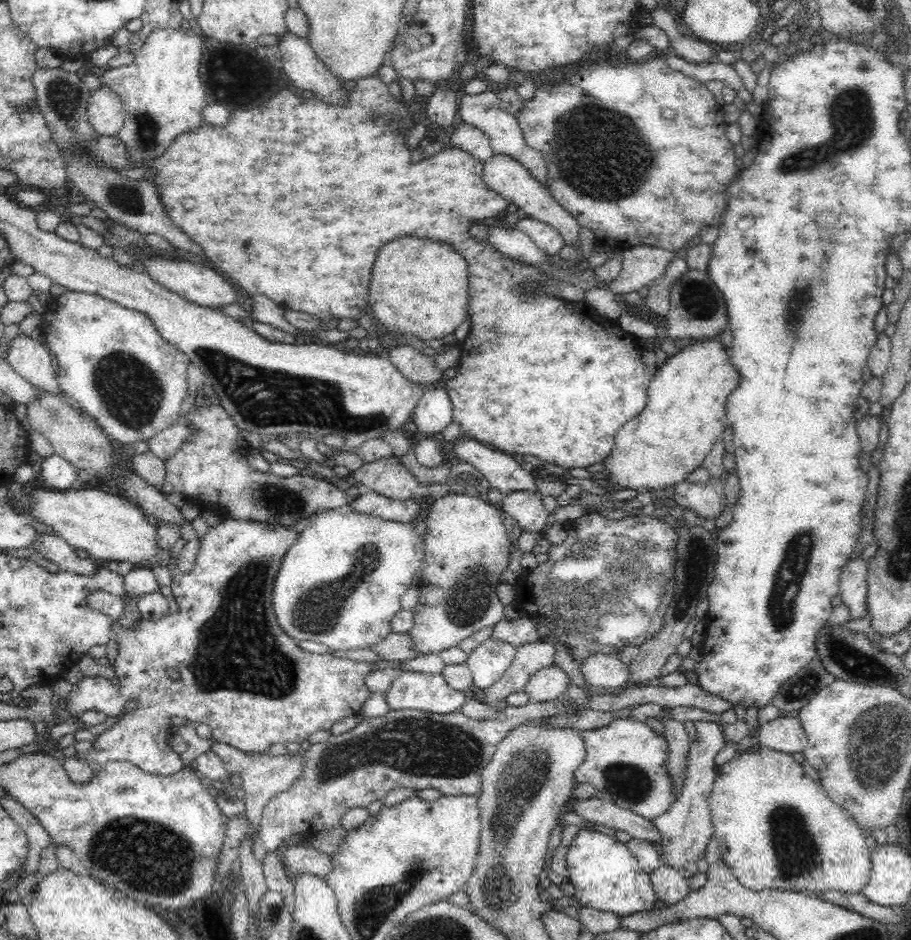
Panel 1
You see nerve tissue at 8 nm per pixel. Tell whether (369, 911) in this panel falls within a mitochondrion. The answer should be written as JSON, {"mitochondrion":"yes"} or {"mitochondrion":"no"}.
{"mitochondrion":"yes"}

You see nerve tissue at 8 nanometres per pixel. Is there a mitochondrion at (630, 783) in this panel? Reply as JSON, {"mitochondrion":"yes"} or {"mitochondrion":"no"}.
{"mitochondrion":"yes"}

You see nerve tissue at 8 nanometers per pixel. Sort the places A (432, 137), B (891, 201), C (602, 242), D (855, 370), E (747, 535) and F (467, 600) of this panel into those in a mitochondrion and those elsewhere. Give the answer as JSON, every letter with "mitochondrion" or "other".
{"A":"other","B":"other","C":"other","D":"other","E":"other","F":"mitochondrion"}

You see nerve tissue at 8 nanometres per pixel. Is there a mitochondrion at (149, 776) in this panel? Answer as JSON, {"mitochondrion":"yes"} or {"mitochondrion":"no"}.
{"mitochondrion":"no"}

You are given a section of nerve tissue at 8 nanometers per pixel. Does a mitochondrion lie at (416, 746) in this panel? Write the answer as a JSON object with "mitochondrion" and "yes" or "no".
{"mitochondrion":"yes"}

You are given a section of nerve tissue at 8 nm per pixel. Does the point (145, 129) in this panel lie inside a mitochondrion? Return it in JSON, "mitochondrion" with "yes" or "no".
{"mitochondrion":"yes"}

